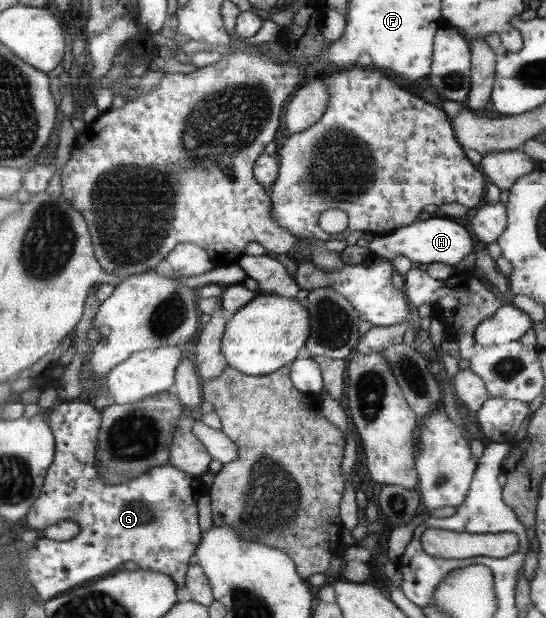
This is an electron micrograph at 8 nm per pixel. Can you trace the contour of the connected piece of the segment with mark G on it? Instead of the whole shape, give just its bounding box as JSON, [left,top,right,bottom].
[23,398,210,602]

